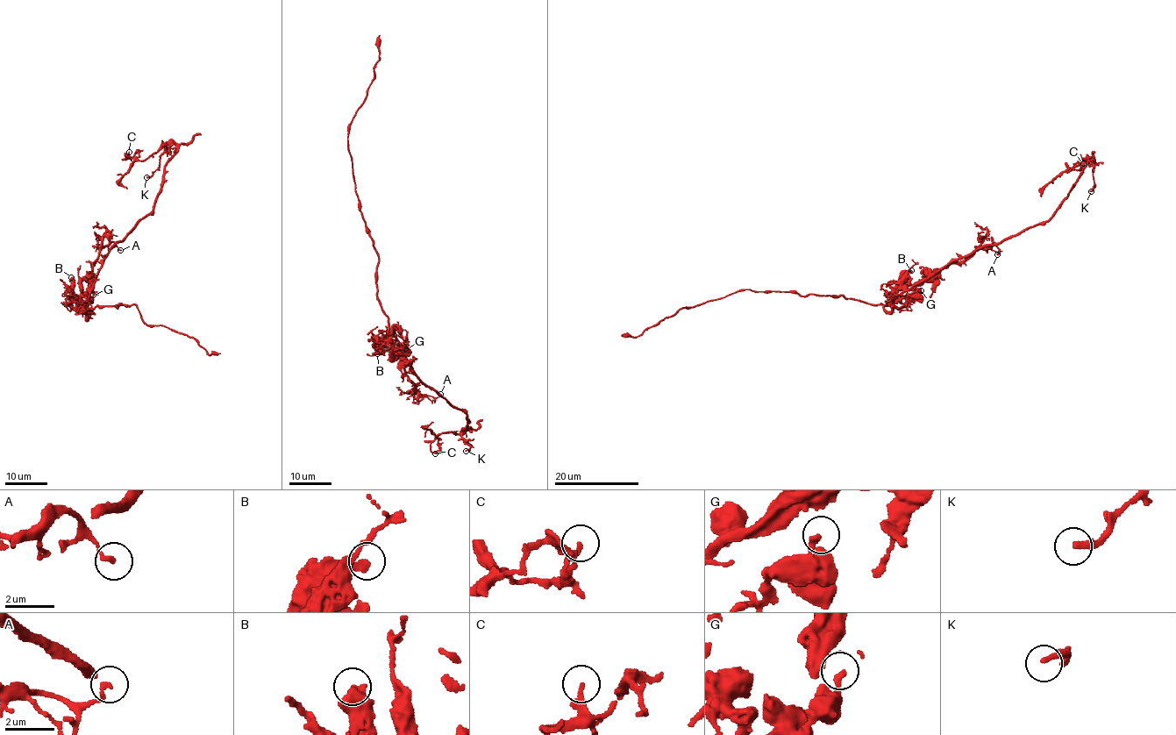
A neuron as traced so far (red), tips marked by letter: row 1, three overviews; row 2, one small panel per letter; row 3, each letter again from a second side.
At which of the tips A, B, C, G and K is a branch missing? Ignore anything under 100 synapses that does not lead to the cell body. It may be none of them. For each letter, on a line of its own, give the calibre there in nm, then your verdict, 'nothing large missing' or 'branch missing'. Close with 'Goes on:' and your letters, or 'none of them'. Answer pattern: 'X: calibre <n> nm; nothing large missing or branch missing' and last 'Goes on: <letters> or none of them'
A: calibre 150 nm; nothing large missing
B: calibre 320 nm; nothing large missing
C: calibre 190 nm; nothing large missing
G: calibre 170 nm; nothing large missing
K: calibre 240 nm; nothing large missing
Goes on: none of them

